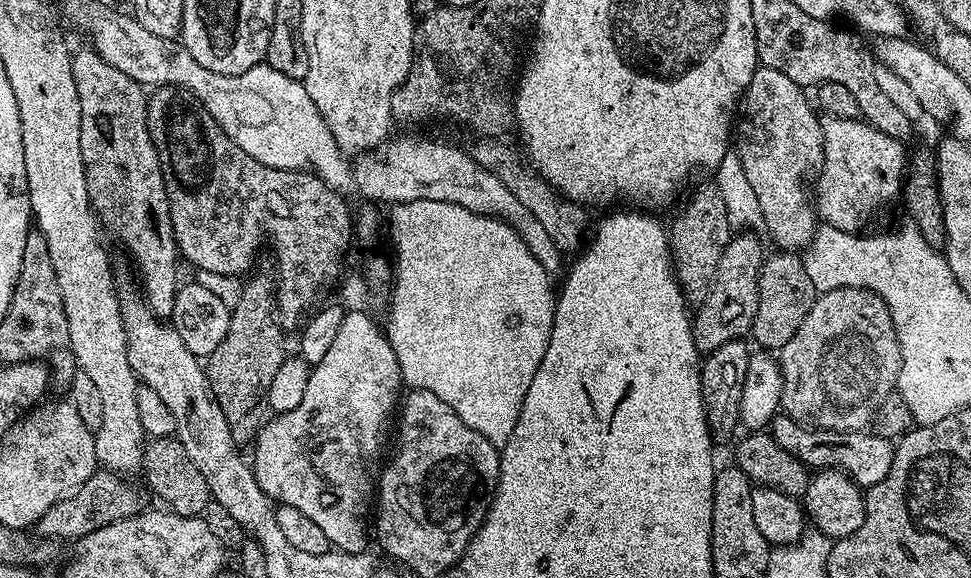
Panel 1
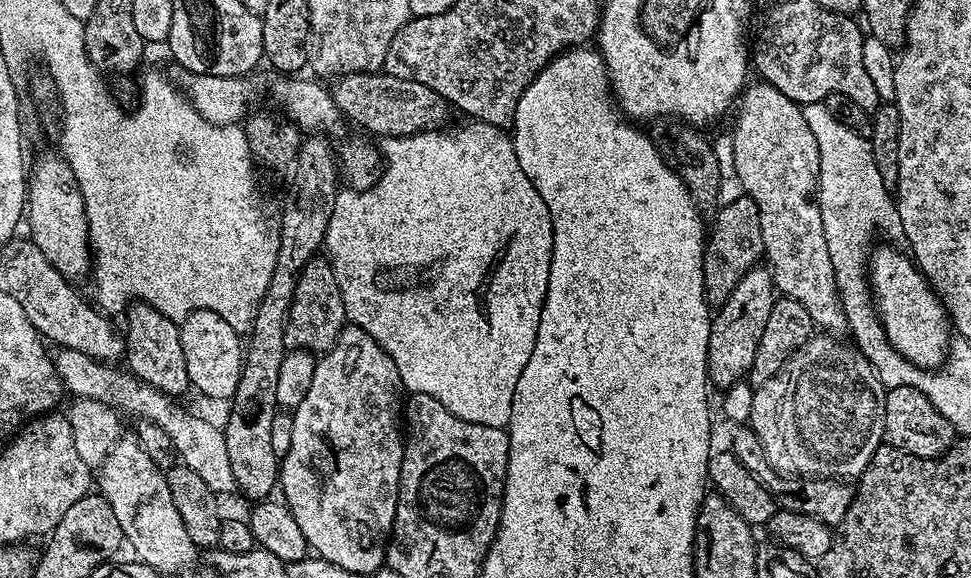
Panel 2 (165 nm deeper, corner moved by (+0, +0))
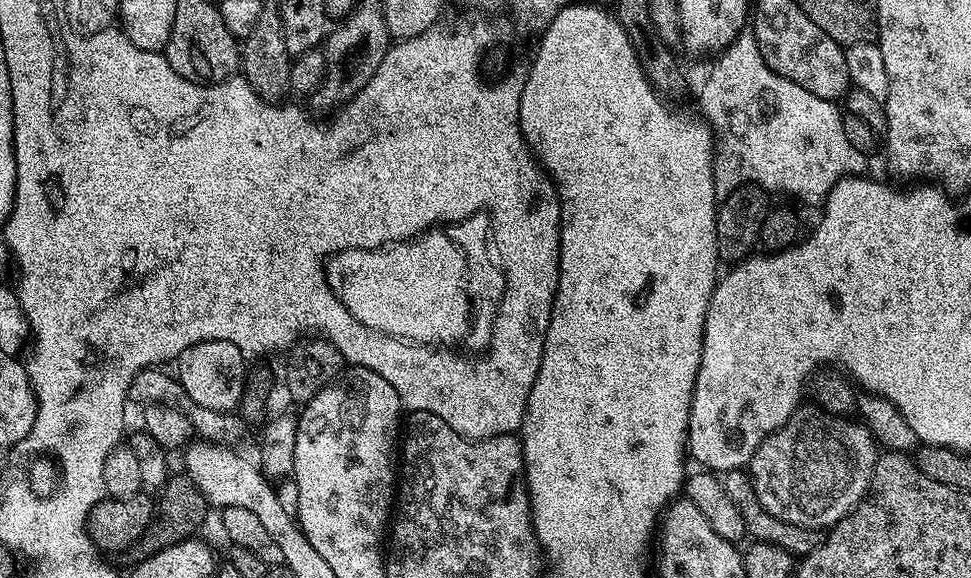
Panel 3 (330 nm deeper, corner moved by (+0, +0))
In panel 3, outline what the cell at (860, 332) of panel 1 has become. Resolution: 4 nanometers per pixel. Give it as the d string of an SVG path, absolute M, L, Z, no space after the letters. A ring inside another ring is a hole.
M804 410L793 412L778 431L771 432L756 447L756 453L746 468L751 475L758 502L774 518L780 518L782 522L790 522L794 526L828 530L863 500L868 491L868 480L872 477L872 467L876 465L878 444L873 439L871 430L862 422L829 416L821 410L814 412L809 420Z

